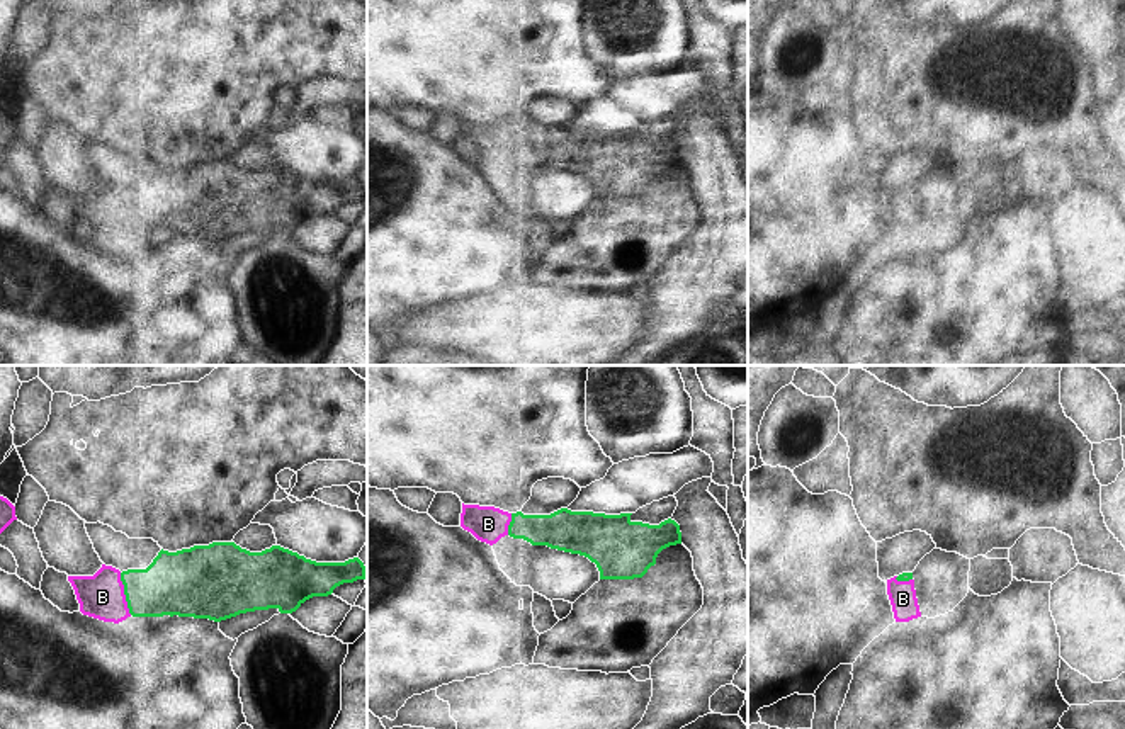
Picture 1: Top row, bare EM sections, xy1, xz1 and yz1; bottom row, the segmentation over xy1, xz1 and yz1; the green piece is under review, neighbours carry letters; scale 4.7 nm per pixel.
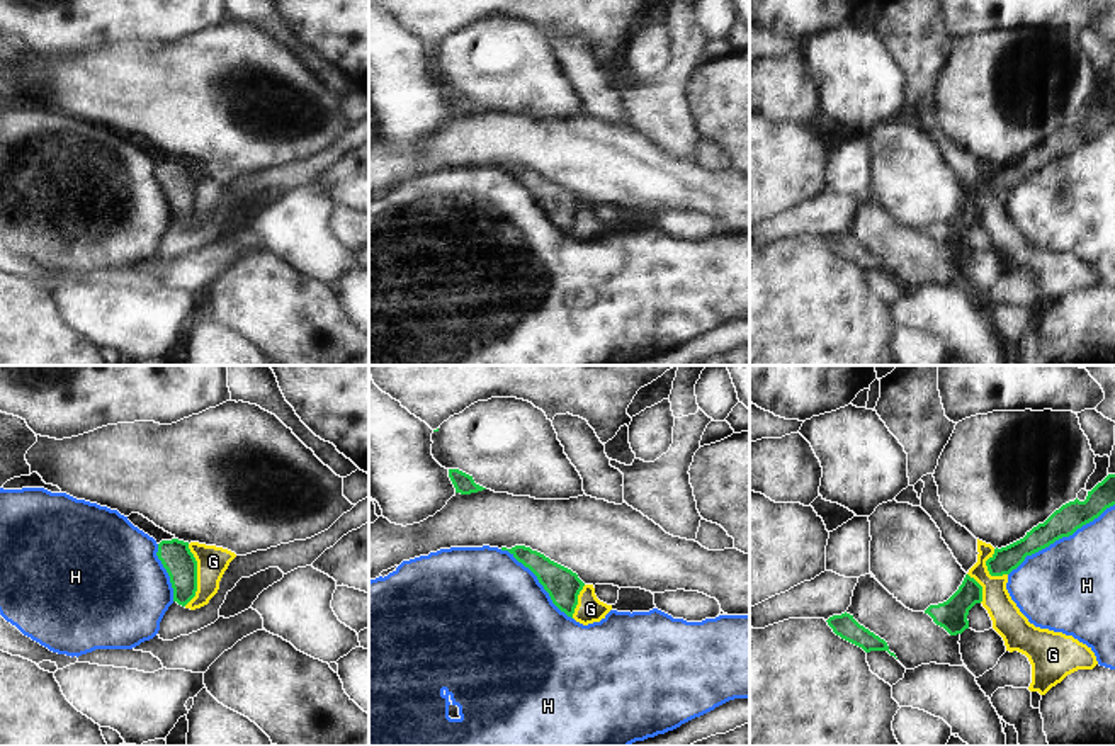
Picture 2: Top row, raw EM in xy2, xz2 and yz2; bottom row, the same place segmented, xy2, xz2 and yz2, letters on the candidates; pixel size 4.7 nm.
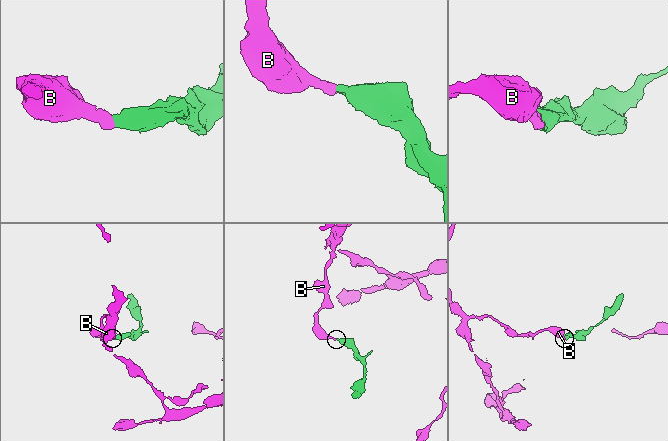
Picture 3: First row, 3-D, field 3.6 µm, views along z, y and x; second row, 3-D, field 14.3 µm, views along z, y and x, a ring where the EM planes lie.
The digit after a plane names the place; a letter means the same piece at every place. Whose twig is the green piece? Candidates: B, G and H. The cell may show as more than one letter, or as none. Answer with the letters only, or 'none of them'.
B

